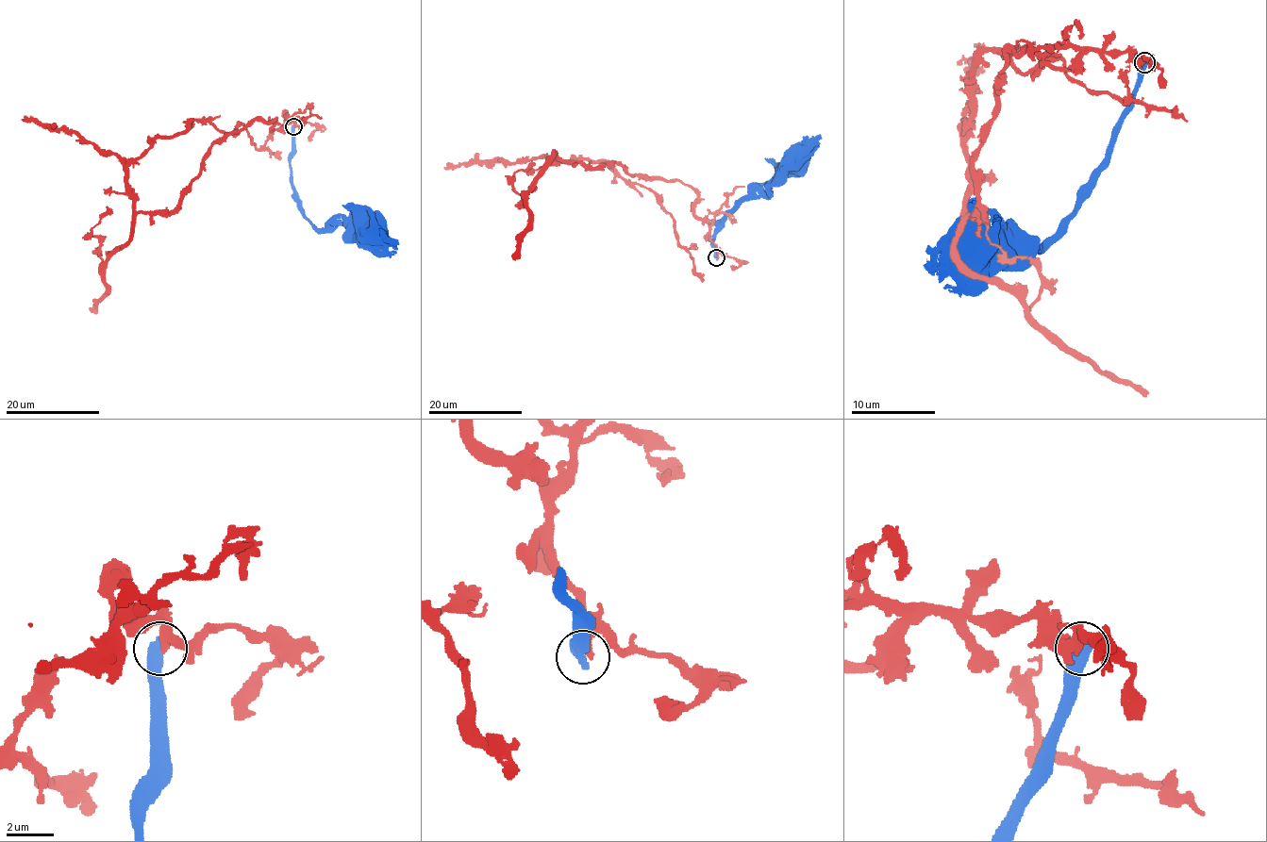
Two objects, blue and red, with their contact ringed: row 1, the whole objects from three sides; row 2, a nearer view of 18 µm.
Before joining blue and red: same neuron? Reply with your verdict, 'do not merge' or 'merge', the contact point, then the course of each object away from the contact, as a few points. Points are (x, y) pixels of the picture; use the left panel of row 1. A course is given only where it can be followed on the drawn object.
do not merge; at (293, 126); blue runs (293, 126), (291, 180), (299, 199), (300, 212), (317, 228), (327, 228), (341, 218), (357, 218), (368, 231); red runs (294, 126), (250, 121), (212, 145), (173, 209), (134, 209), (127, 168), (193, 120), (242, 125), (280, 159)

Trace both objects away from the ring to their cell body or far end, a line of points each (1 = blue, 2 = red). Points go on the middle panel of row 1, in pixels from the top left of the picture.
1: (716, 257), (712, 245), (723, 219), (744, 198), (775, 179), (791, 161)
2: (717, 257), (691, 188), (612, 163), (550, 158), (606, 160), (650, 189), (703, 281)

